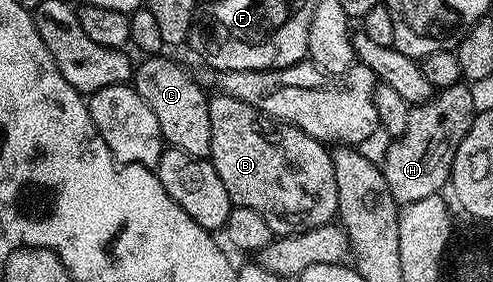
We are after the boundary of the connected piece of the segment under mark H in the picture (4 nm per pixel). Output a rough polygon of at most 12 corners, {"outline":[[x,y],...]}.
{"outline":[[464,82],[416,104],[383,172],[399,204],[446,190],[475,121]]}

